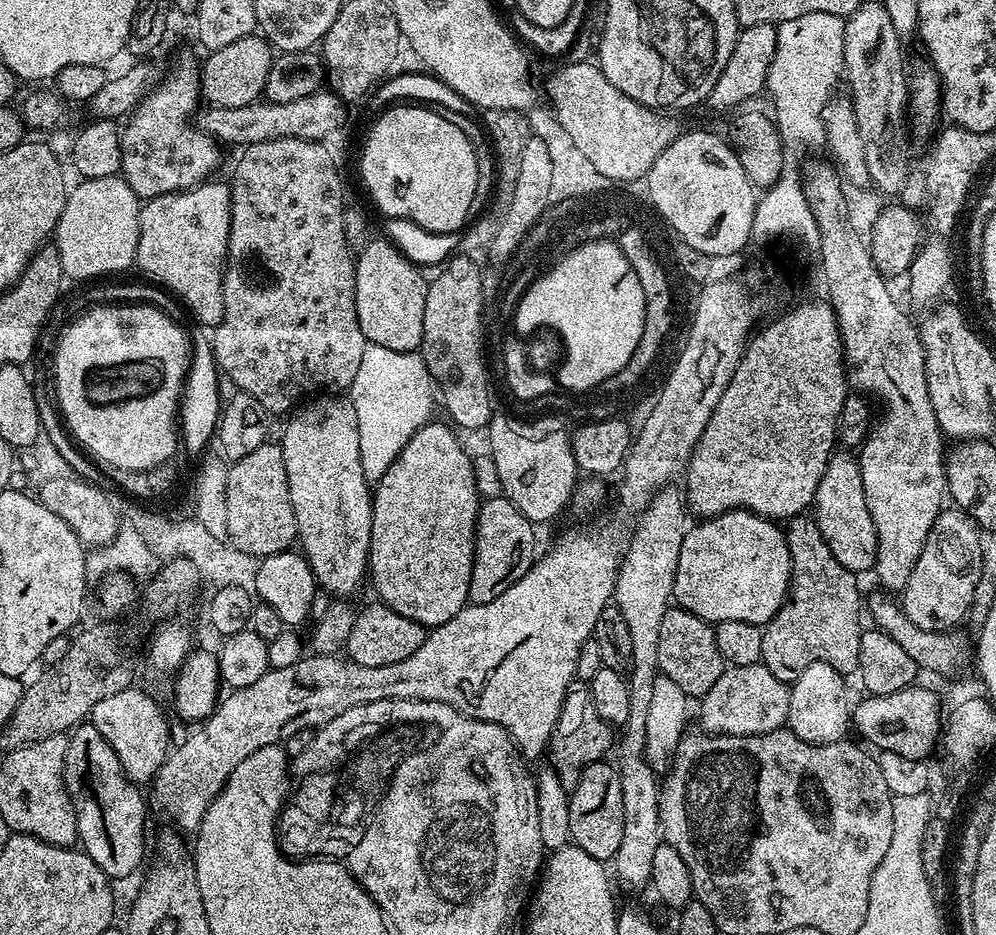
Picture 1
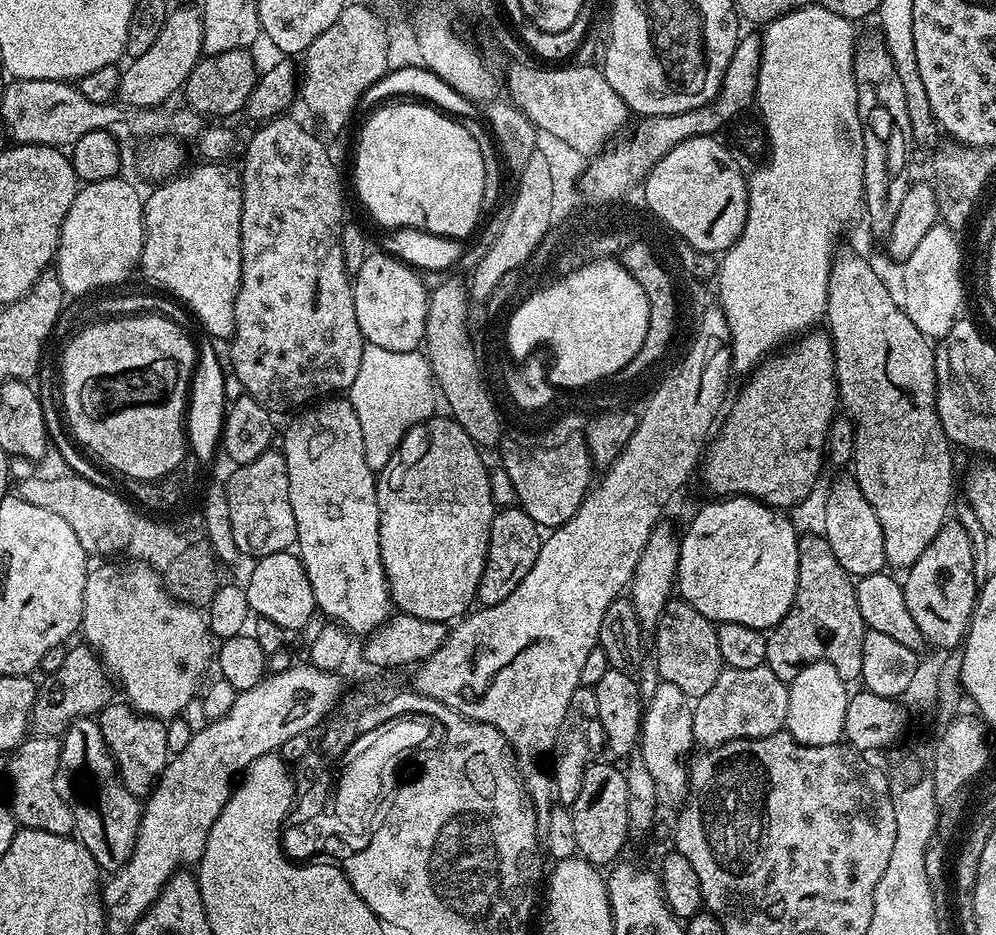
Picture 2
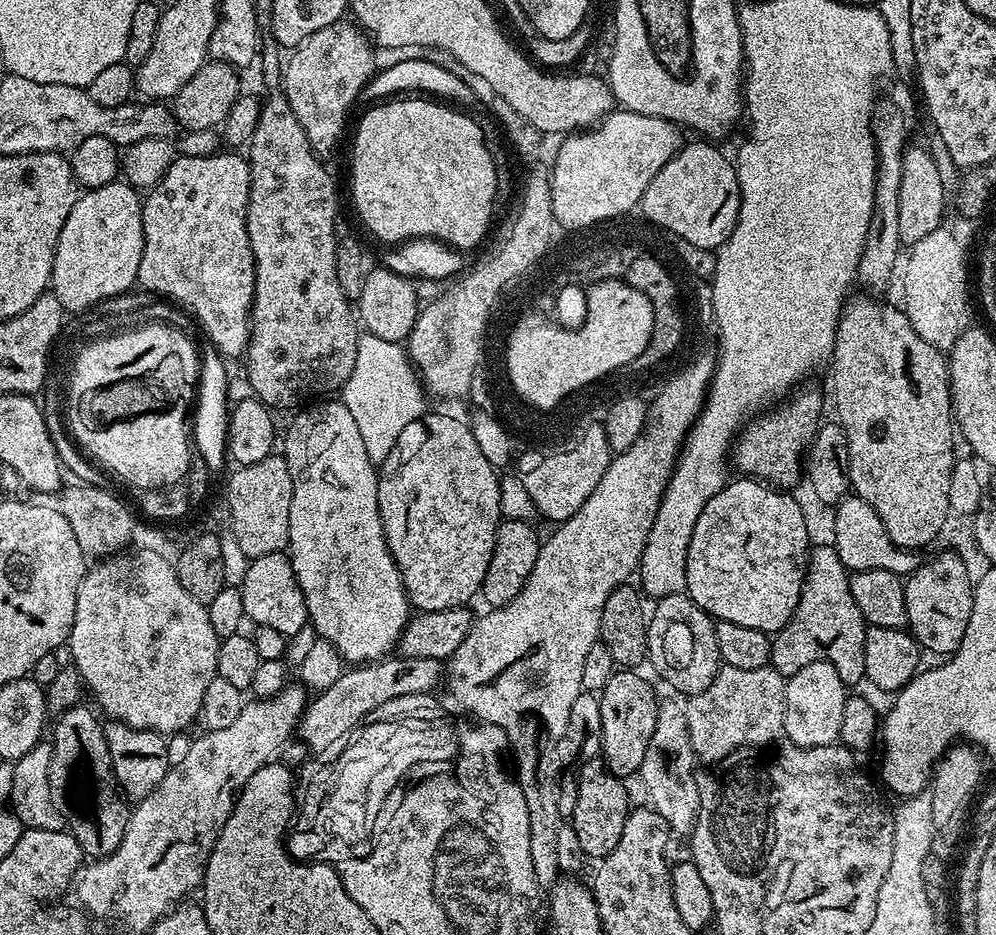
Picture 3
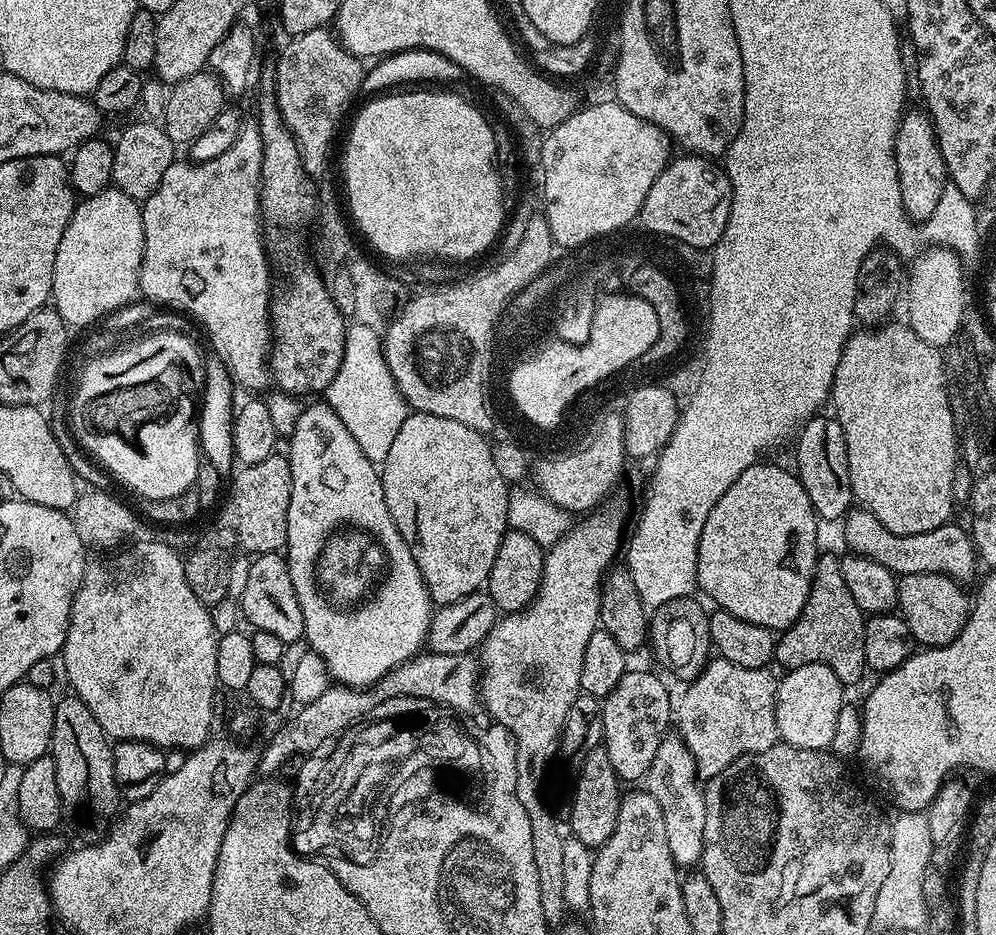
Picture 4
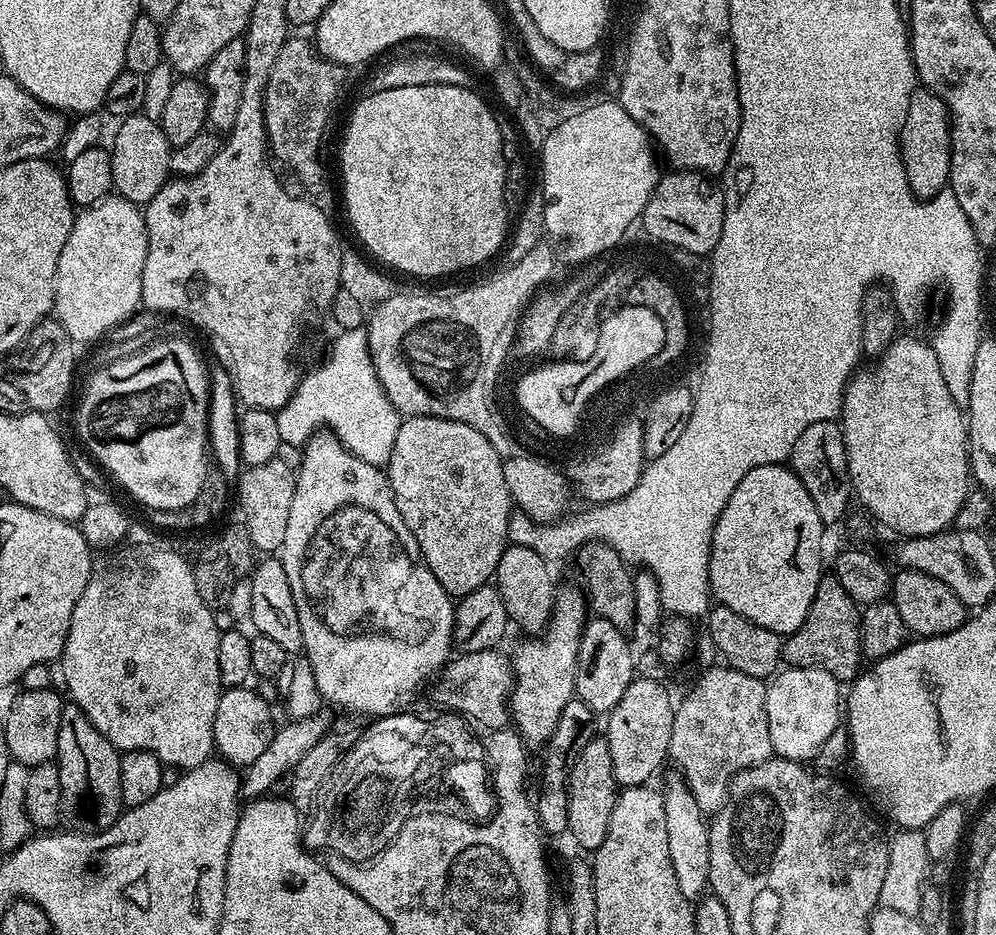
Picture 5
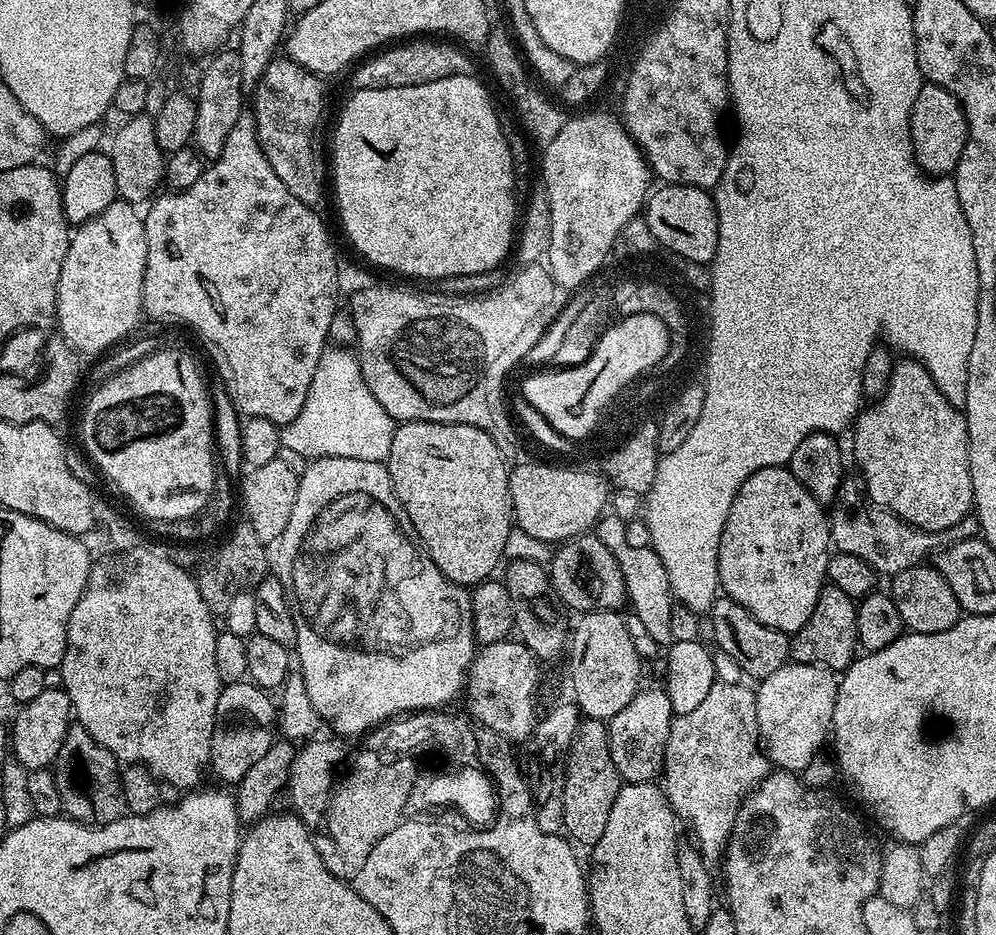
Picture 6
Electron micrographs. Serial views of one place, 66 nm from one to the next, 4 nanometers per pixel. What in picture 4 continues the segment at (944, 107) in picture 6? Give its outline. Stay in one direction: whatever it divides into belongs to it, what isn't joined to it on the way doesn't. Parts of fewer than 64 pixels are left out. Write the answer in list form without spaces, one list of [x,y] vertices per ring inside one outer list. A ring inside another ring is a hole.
[[[908,110],[901,116],[894,150],[896,165],[900,171],[900,189],[906,214],[913,222],[926,222],[934,214],[944,193],[944,187],[950,181],[940,144],[936,141],[936,128],[932,124],[932,118],[927,111],[919,111]]]

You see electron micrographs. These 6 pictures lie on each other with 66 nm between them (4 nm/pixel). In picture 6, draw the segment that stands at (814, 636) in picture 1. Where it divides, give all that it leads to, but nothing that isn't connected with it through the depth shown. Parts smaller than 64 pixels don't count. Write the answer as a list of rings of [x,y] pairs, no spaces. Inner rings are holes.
[[[825,586],[818,594],[818,606],[814,606],[814,614],[810,614],[806,626],[791,637],[791,659],[798,664],[813,664],[815,668],[829,670],[843,670],[852,665],[858,655],[856,606],[857,601],[853,597],[842,594],[842,590],[837,588]]]

